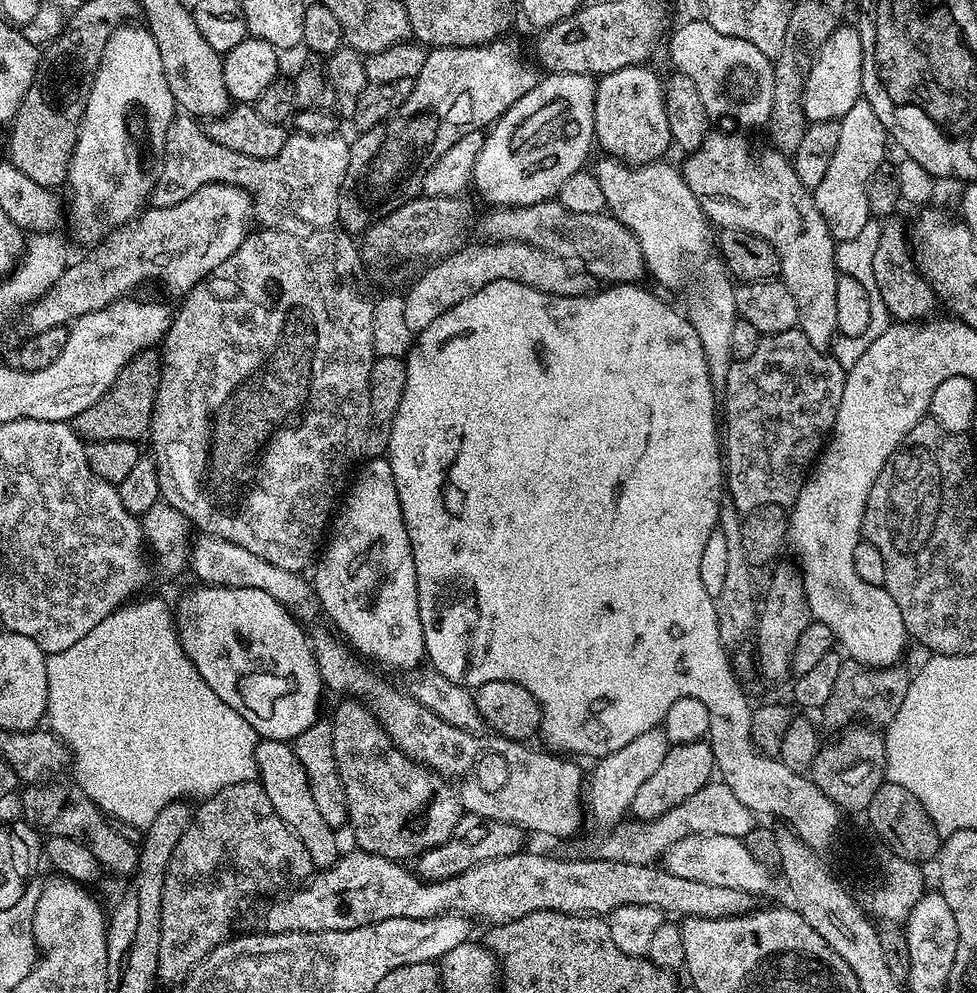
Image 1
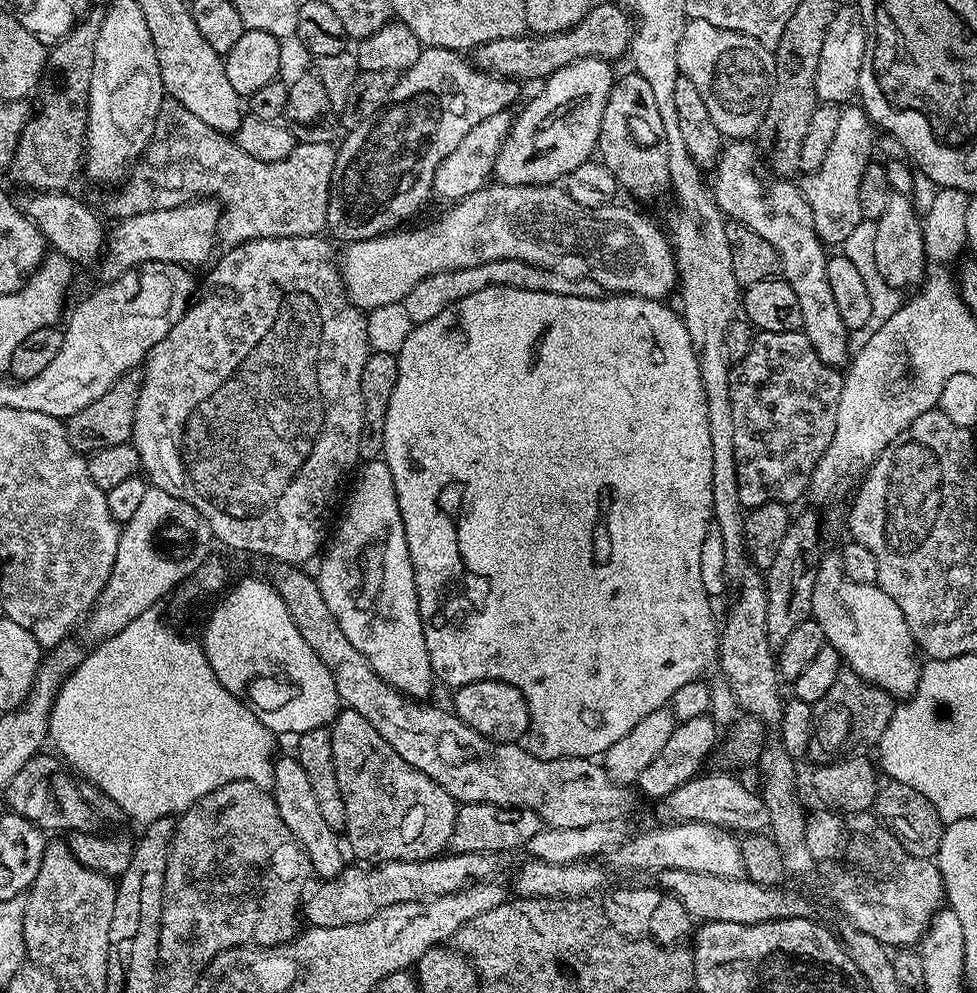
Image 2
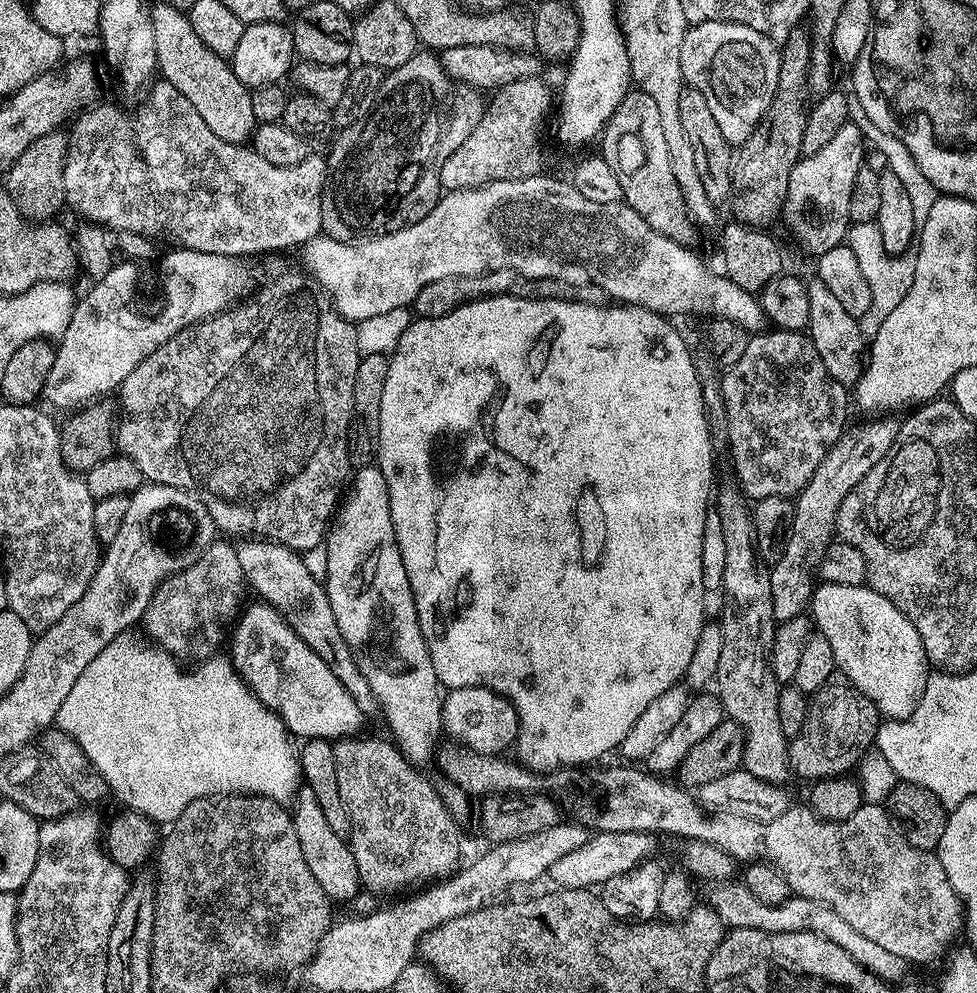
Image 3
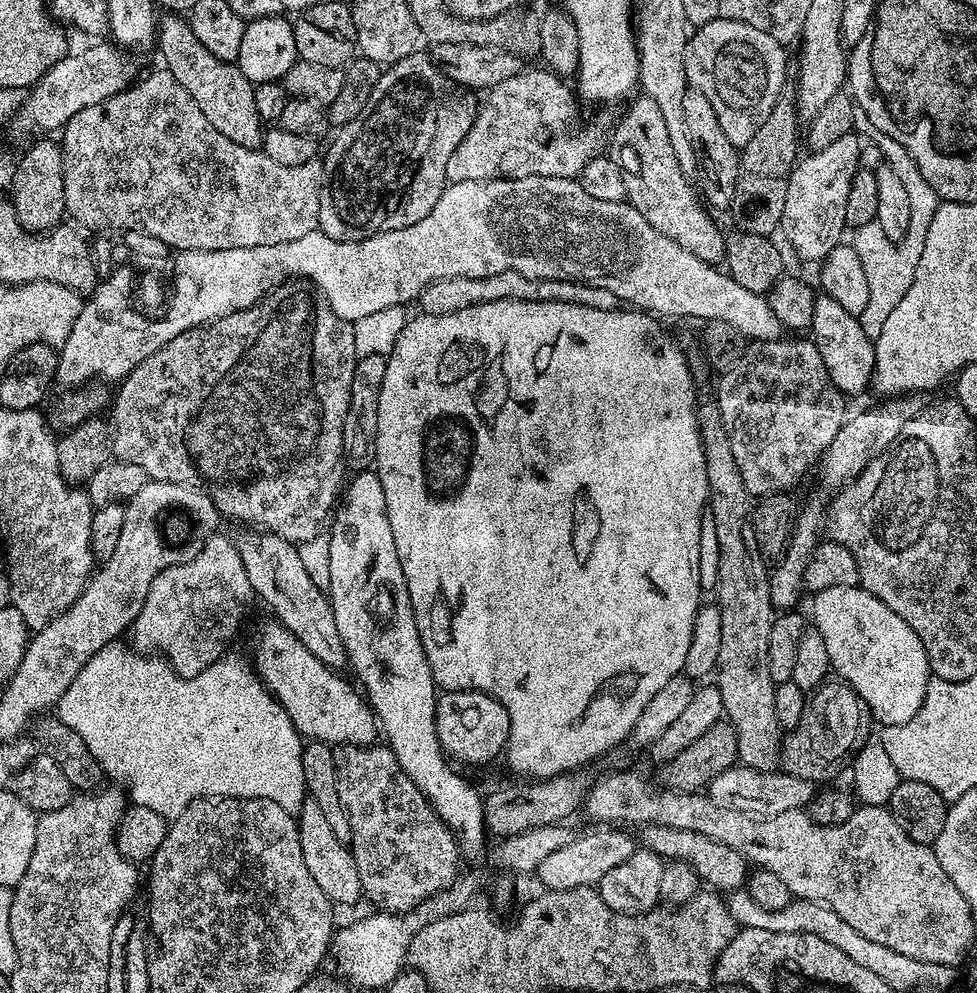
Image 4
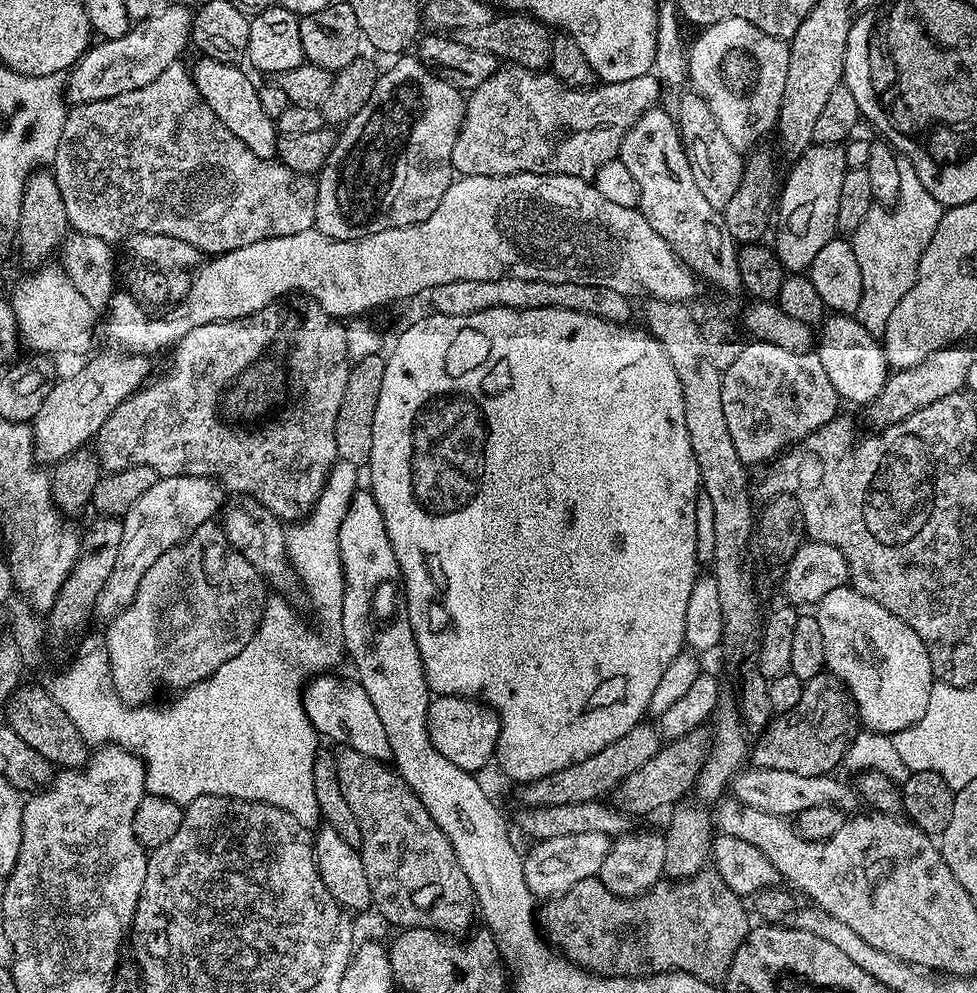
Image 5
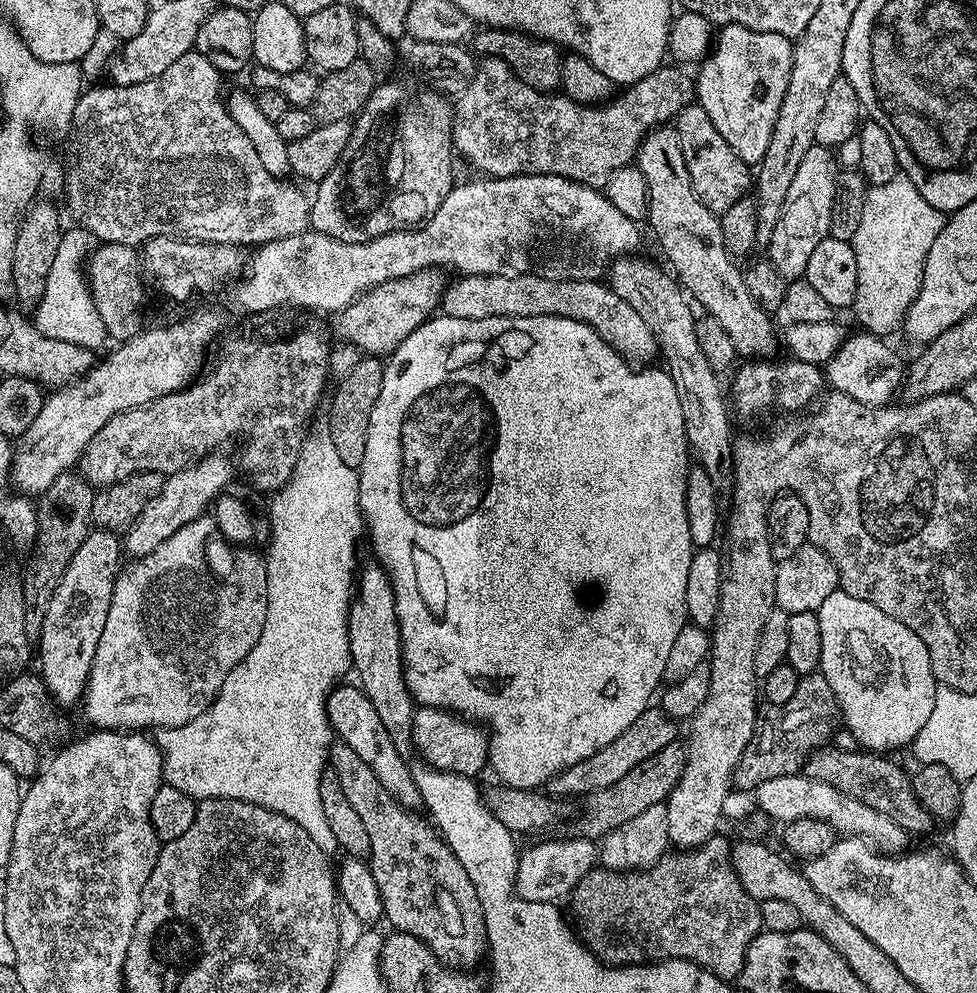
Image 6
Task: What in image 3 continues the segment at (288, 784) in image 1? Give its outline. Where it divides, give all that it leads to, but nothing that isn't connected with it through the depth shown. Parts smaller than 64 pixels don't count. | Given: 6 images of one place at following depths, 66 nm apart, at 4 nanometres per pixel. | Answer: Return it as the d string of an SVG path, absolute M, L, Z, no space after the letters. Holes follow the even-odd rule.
M306 786L298 787L290 811L294 822L294 834L298 834L298 846L302 846L302 858L306 858L306 866L310 866L314 882L322 886L324 895L332 902L354 895L362 886L354 854L349 841L334 834L330 822L326 822L326 814L322 814L322 806L318 806L318 797L314 795L314 790Z

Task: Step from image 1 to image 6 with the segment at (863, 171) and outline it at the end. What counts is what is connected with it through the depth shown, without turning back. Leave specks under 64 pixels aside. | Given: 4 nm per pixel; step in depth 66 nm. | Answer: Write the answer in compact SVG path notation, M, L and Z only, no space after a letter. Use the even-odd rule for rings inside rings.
M815 143L806 150L802 163L794 173L794 183L786 194L786 202L782 202L782 214L778 218L778 226L774 226L774 234L766 245L766 259L789 282L799 280L806 270L806 262L810 262L810 254L814 254L814 246L828 237L830 226L830 210L834 206L836 193L836 174L838 160L833 149L824 148Z

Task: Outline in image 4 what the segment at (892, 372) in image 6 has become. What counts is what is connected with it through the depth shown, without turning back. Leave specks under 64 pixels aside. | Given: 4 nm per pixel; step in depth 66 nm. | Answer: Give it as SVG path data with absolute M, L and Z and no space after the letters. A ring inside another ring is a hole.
M817 295L810 338L818 346L822 362L826 362L826 374L830 374L834 386L838 386L840 392L860 392L871 385L872 374L876 370L876 345L866 330L862 330L859 319L846 314L846 310L842 310L842 305L834 302L834 298Z

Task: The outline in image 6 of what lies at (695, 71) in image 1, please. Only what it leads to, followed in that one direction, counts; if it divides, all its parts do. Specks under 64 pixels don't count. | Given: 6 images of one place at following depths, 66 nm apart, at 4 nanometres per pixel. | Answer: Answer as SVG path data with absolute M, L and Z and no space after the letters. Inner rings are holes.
M725 24L719 29L714 40L714 47L699 65L700 73L694 76L694 96L710 114L710 122L730 142L734 154L742 158L750 166L759 165L766 154L766 146L770 146L770 134L774 134L774 122L778 118L778 110L782 106L782 98L786 98L786 86L790 82L790 66L792 65L793 41L782 34L750 30L741 24Z

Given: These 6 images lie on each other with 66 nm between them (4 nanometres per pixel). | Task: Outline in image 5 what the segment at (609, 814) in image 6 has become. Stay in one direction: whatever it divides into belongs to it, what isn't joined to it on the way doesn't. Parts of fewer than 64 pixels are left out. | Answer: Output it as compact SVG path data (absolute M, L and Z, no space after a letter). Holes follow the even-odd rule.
M707 727L695 728L682 738L667 741L658 750L658 754L654 754L654 758L650 758L650 762L646 762L646 766L642 766L642 770L634 770L634 774L626 777L620 787L615 789L615 807L619 808L621 812L627 812L633 818L641 818L640 816L646 815L647 812L656 812L659 808L664 807L667 809L669 806L683 801L680 799L687 792L689 795L695 789L696 779L706 762L711 747L712 738Z

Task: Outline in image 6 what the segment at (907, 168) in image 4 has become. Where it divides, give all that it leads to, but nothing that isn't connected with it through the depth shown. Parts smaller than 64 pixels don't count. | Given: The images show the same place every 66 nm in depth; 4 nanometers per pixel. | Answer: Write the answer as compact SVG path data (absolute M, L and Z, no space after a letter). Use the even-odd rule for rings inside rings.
M898 174L890 178L890 182L869 187L858 234L854 234L850 241L854 258L858 258L858 290L851 311L856 312L856 320L863 331L884 338L887 337L887 332L892 332L895 328L897 331L903 325L904 316L910 310L914 298L918 298L926 254L930 254L930 246L934 246L934 238L938 238L945 219L945 213L930 206L930 202L926 202L926 198L918 194L918 186L914 186L908 176Z

